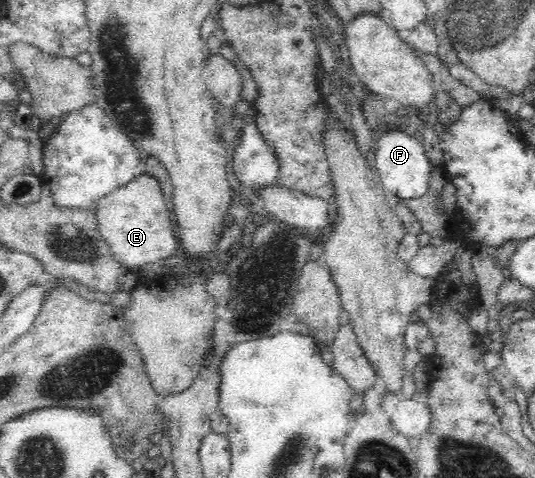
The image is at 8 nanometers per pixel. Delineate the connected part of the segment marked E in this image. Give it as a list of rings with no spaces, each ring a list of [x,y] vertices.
[[[141,171],[126,186],[104,196],[95,210],[98,229],[109,243],[114,259],[131,271],[138,271],[141,266],[155,264],[176,254],[179,246],[171,205],[161,194],[155,180],[155,177]]]

